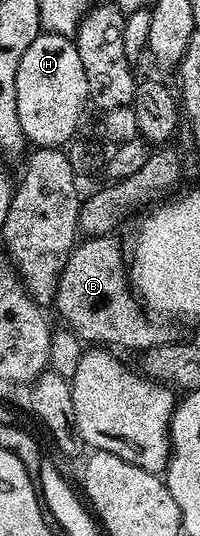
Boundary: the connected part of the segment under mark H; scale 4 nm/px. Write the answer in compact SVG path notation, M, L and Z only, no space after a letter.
M51 33L34 37L18 61L16 78L16 108L25 140L33 148L63 148L77 134L76 126L89 103L86 73L75 42L69 36Z

